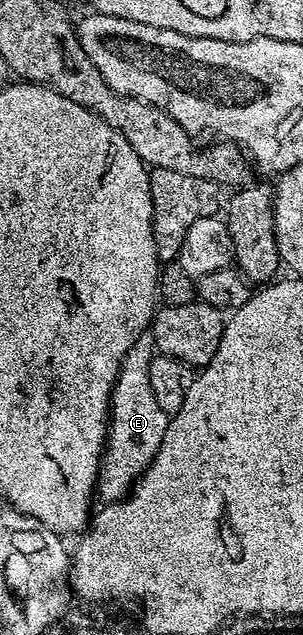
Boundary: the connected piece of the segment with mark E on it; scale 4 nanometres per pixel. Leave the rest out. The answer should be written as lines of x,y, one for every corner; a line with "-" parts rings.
144,333
124,353
122,364
118,370
118,376
114,382
114,390
110,392
110,413
106,429
106,445
102,453
102,464
98,466
98,482
96,484
97,498
106,503
117,503
131,494
132,488
142,474
148,469
148,465
156,457
160,449
160,441
164,441
168,417
160,404
156,402
156,393
152,393
152,381
150,380
150,362
154,360
156,348
154,336

